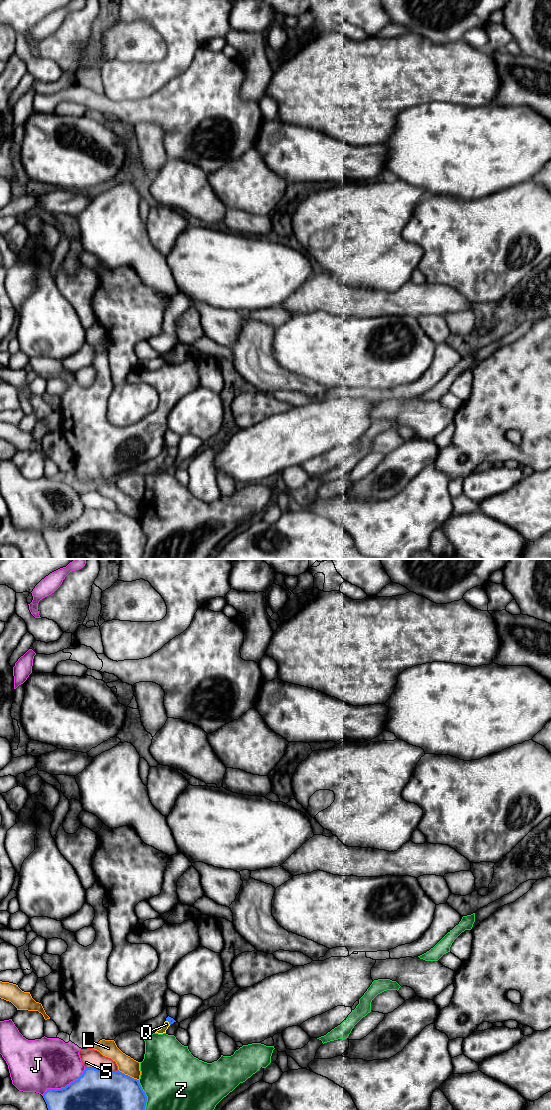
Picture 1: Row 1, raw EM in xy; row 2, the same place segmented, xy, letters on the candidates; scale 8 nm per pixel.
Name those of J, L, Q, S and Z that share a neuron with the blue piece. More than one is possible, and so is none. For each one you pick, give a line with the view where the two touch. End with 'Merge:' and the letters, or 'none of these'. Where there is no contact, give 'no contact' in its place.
Q: xy
Merge: Q

